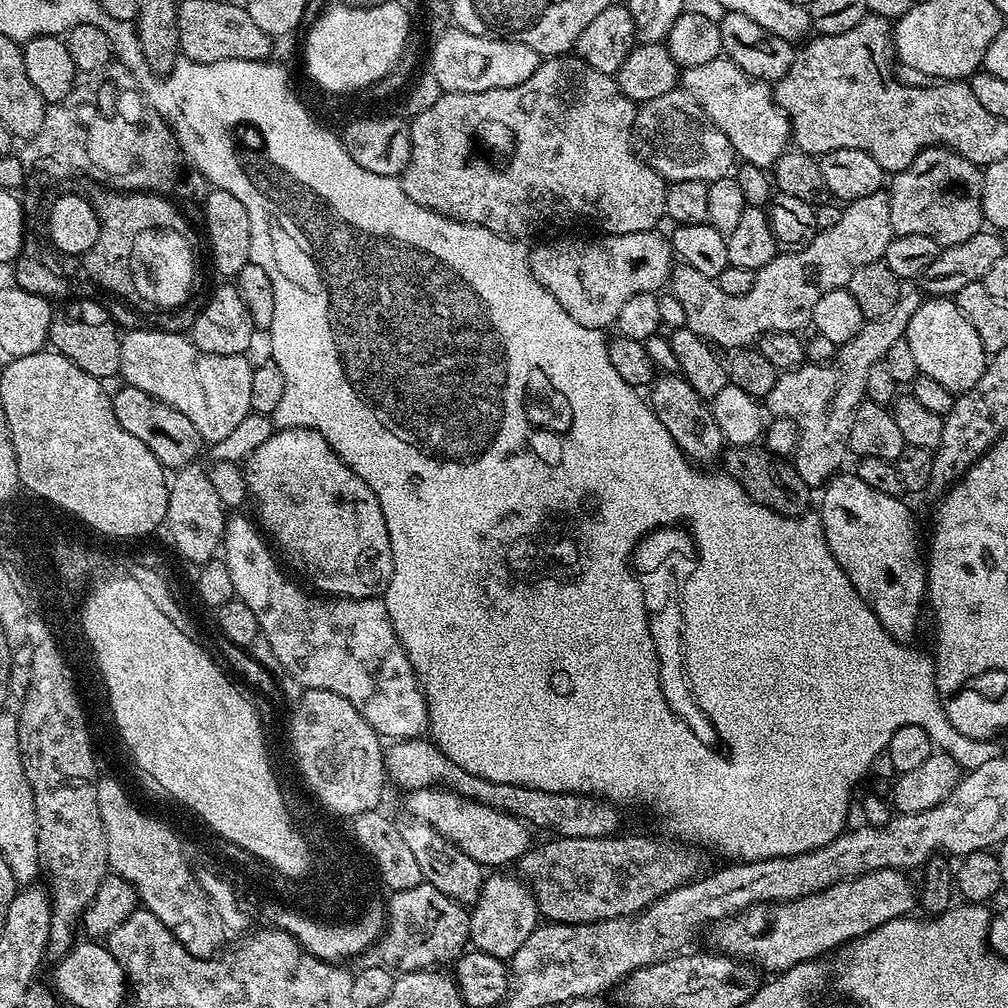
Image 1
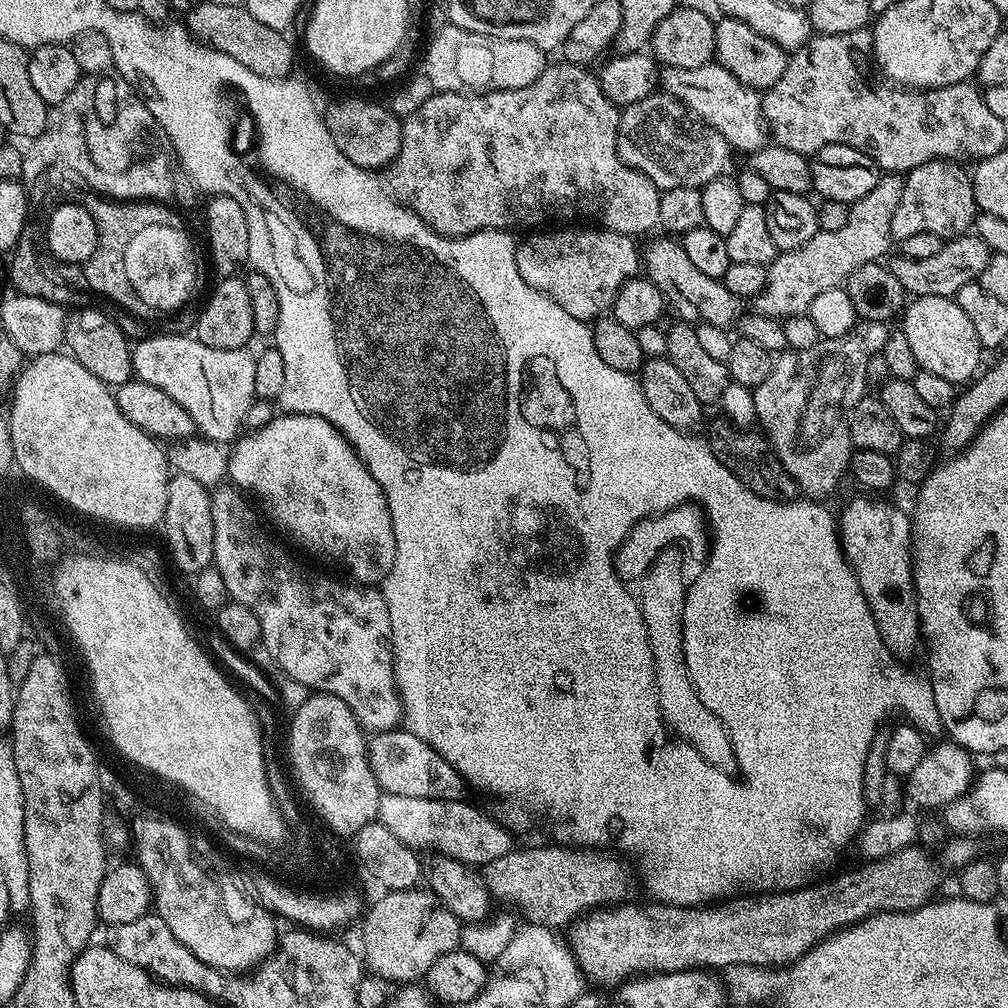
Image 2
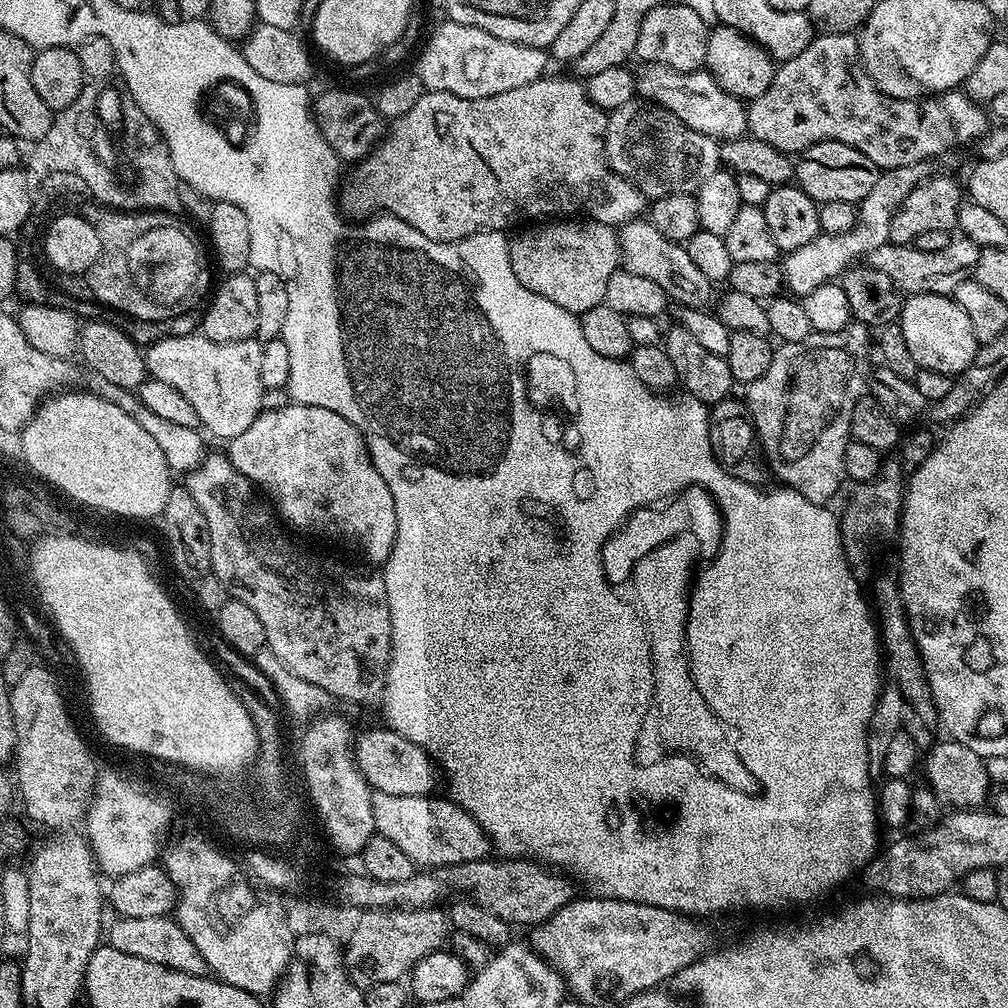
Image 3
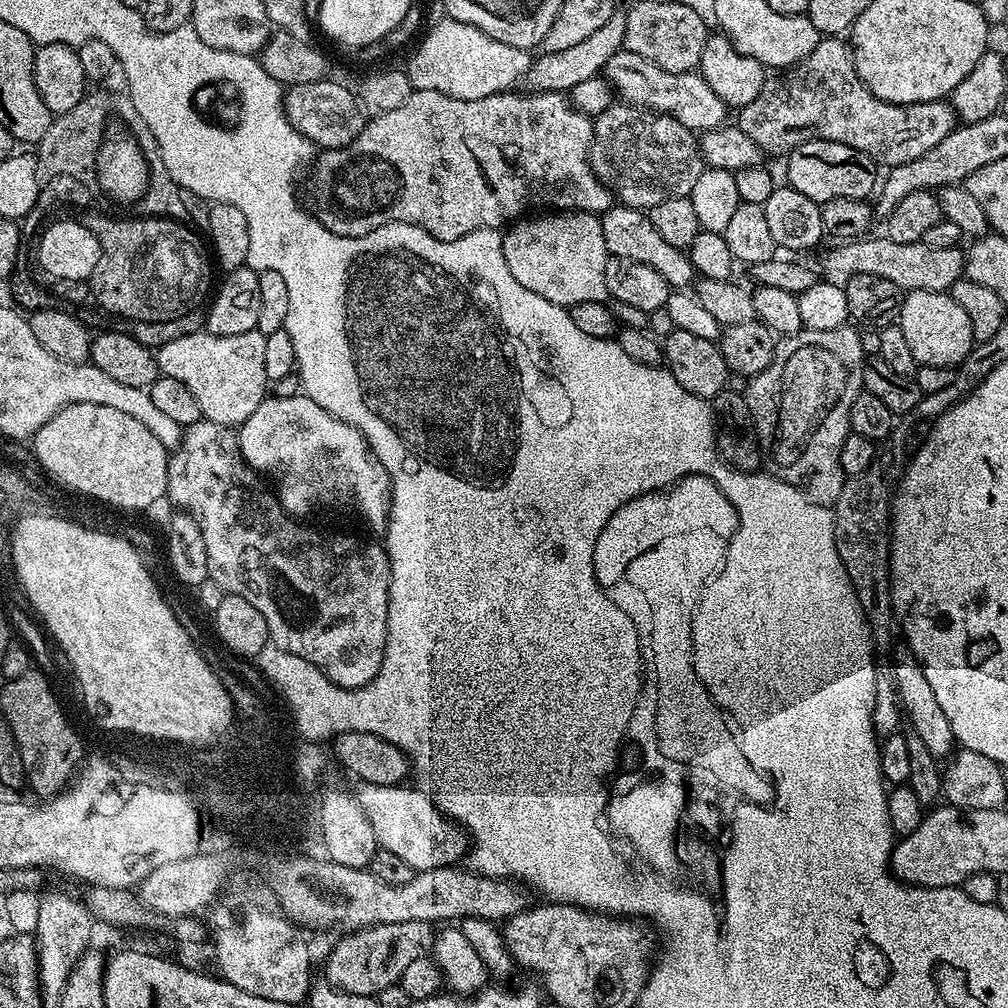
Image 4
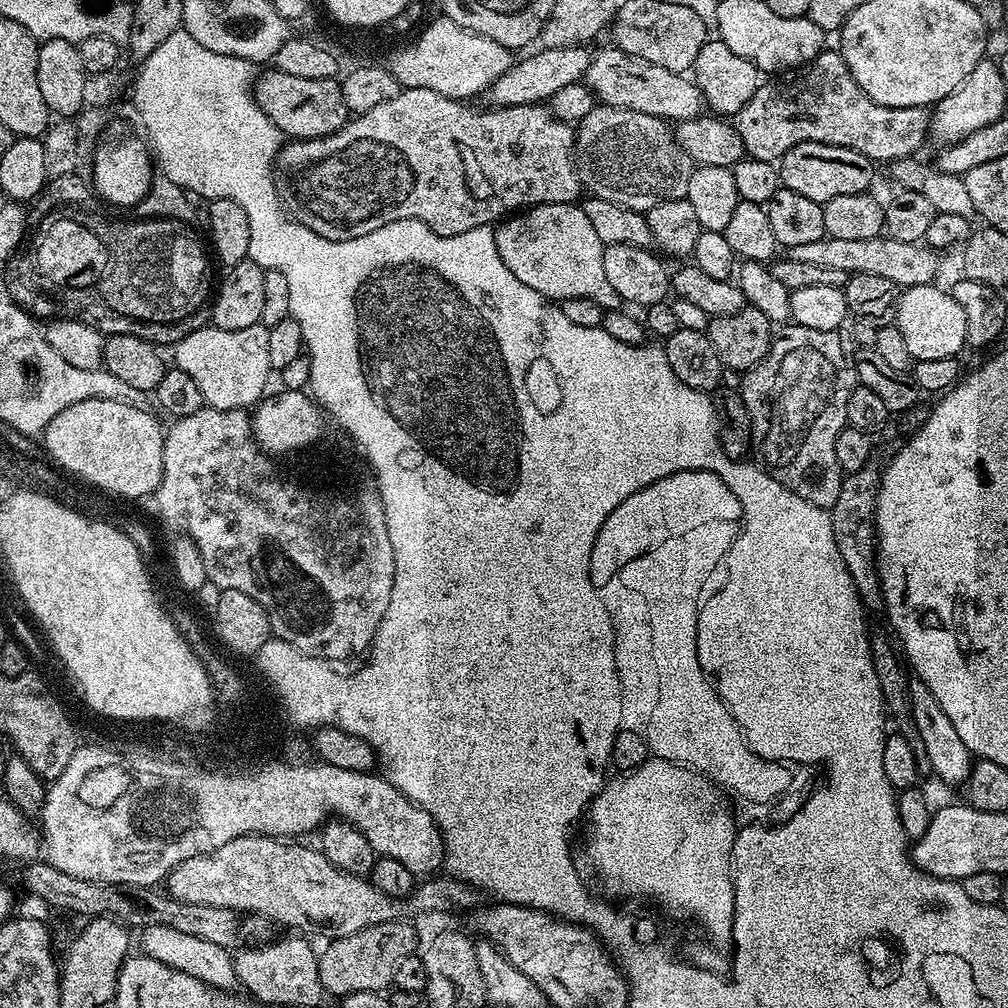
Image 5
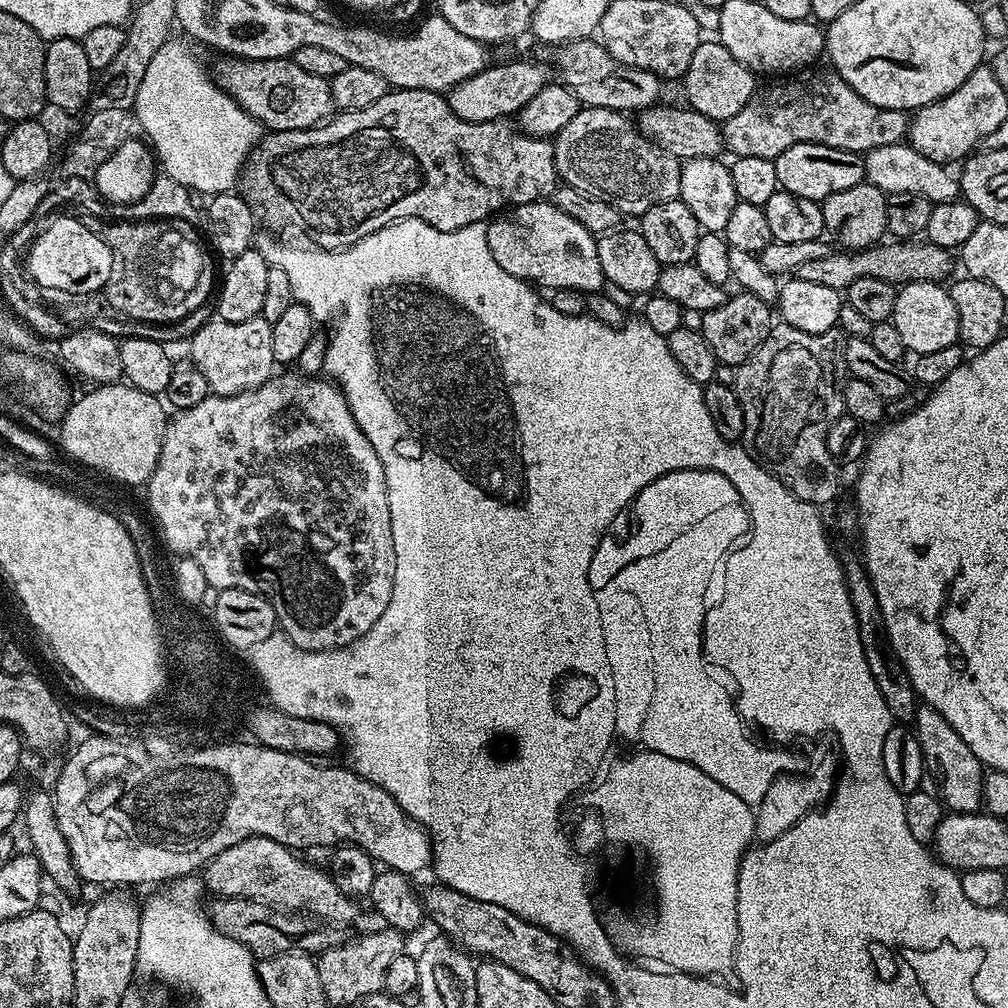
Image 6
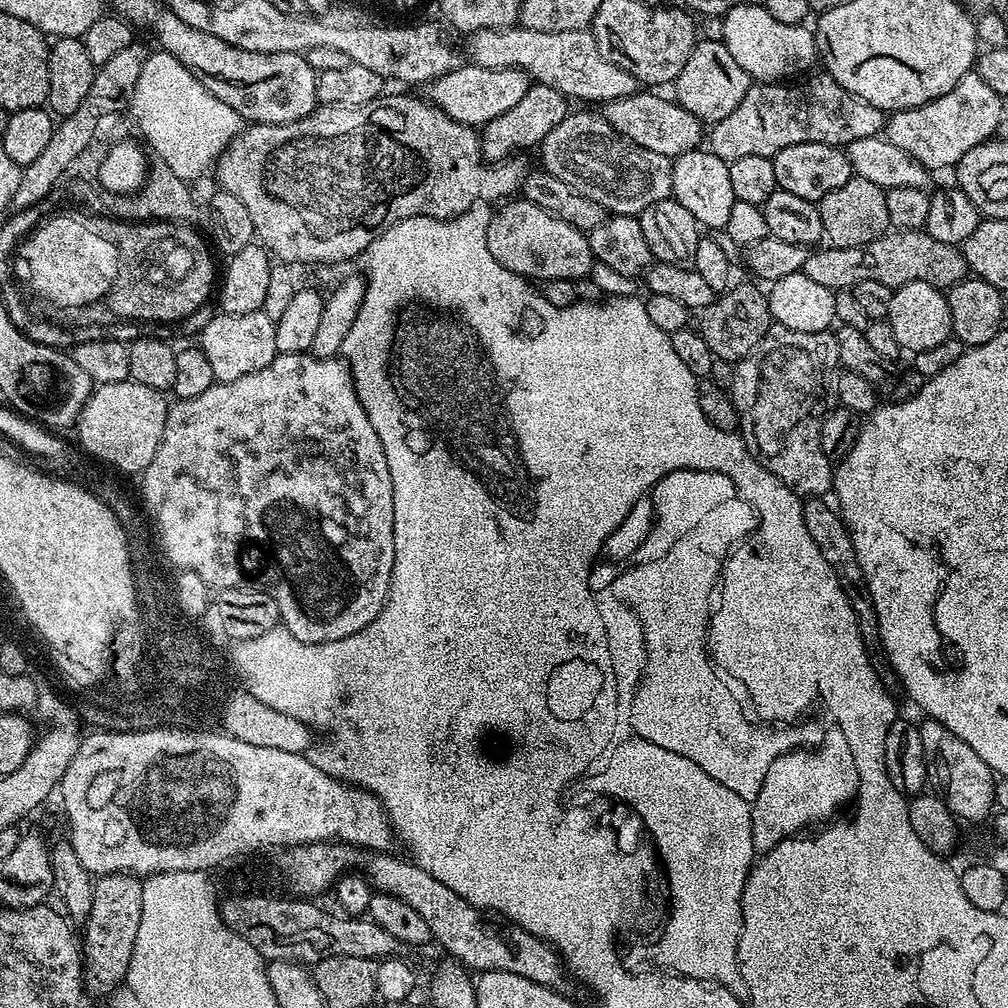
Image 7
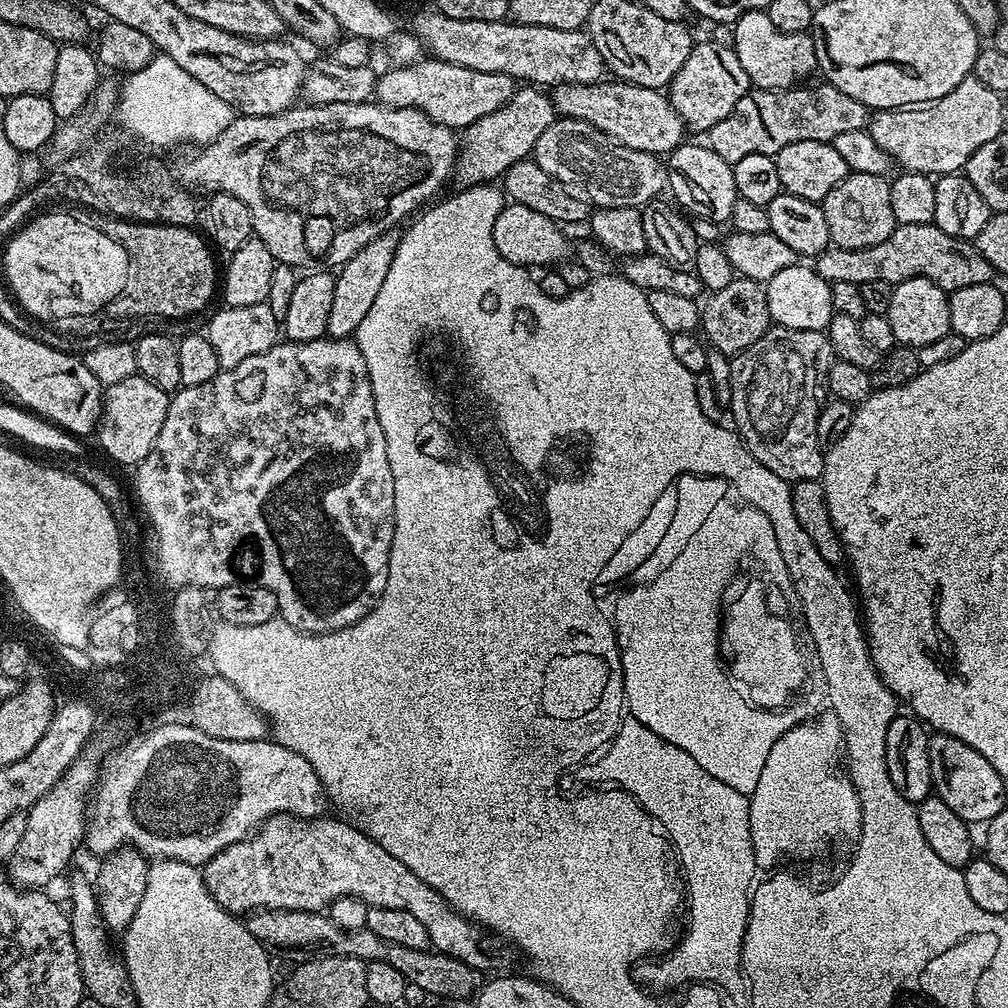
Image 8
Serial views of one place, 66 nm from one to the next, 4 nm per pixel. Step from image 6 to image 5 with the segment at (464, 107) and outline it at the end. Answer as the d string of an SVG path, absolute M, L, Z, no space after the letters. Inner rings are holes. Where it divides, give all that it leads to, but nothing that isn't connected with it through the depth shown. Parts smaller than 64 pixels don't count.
M583 45L574 47L546 48L541 47L540 52L528 56L524 61L514 62L502 78L495 80L488 87L486 93L489 105L505 108L506 106L526 106L551 101L558 90L565 86L579 83L588 69L591 60L591 51Z

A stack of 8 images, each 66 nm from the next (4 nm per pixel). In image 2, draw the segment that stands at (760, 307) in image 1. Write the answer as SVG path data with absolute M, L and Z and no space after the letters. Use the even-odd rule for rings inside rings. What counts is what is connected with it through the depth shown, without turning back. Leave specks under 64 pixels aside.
M881 175L878 186L874 186L866 198L857 200L849 207L846 226L829 232L816 232L806 246L779 253L768 268L766 286L754 298L755 311L773 318L803 317L818 294L841 287L848 275L864 263L874 263L884 258L882 256L887 254L888 247L894 244L890 222L902 198L903 185L903 175ZM664 239L668 240L656 240L648 249L646 247L643 249L642 268L647 279L653 280L658 290L662 290L671 311L681 321L693 326L709 324L712 328L728 328L732 324L733 327L742 312L741 301L737 300L734 294L730 294L730 290L726 290L723 279L710 278L710 274L702 274L702 270L692 265L683 243L676 241L675 244L672 241L675 239Z

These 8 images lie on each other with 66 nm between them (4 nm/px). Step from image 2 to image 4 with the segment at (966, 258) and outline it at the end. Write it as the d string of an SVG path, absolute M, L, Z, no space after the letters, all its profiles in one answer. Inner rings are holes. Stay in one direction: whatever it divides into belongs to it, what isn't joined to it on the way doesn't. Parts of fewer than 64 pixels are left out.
M873 234L865 235L863 238L857 238L855 240L846 240L837 243L835 246L837 248L832 248L824 256L824 272L822 268L822 276L825 281L831 282L833 284L845 285L847 280L851 278L852 275L858 274L874 274L875 277L886 278L887 281L895 284L896 287L903 290L905 293L913 292L914 290L930 290L931 292L948 292L951 289L953 282L964 276L964 257L965 253L961 251L959 247L955 248L939 248L938 246L926 246L925 244L907 244L906 242L894 242L888 239L887 235L880 234L880 236L872 236Z

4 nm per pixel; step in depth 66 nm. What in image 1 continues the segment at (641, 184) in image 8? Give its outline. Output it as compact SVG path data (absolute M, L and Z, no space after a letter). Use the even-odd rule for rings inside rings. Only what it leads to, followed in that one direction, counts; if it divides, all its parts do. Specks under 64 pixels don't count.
M679 86L674 90L670 90L666 94L661 94L659 98L650 98L650 102L646 102L645 104L641 104L637 107L634 144L640 155L644 157L644 161L647 162L665 182L698 182L699 180L711 182L729 175L729 173L733 171L734 165L738 160L736 151L730 146L730 138L726 138L726 134L722 130L718 130L718 126L714 126L714 122L710 122L710 118L702 110L702 106L698 106L698 102L694 102L694 98L690 94L686 94L683 88Z

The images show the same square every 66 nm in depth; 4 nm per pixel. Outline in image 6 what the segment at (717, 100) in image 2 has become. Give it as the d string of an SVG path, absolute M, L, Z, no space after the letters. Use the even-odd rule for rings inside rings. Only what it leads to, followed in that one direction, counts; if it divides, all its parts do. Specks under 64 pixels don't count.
M599 39L573 40L557 52L560 52L556 60L560 63L561 74L564 75L561 76L563 83L580 99L581 105L638 114L646 108L653 107L661 99L661 77L653 72L638 70L634 66L618 62L618 58L614 58L605 50Z

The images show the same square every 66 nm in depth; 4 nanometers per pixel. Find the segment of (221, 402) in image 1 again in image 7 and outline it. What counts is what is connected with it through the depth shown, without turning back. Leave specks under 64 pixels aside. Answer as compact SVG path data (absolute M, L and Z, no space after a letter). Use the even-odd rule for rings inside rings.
M264 311L254 314L226 314L220 312L213 320L209 319L198 333L198 347L203 350L207 361L210 362L210 370L214 372L217 382L225 384L234 382L234 378L242 378L254 370L260 370L278 355L274 334L276 333L276 321L266 318Z

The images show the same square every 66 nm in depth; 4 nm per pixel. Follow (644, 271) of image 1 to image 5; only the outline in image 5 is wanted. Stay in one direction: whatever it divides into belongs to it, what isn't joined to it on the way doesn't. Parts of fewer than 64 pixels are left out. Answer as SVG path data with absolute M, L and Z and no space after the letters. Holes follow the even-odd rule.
M577 203L558 204L534 204L530 208L523 209L495 225L496 245L498 246L498 258L506 262L506 270L518 278L530 290L538 290L546 299L559 302L566 298L588 297L598 302L605 311L623 308L621 296L610 286L603 269L603 257L605 245L595 233L594 226L590 223L581 205Z

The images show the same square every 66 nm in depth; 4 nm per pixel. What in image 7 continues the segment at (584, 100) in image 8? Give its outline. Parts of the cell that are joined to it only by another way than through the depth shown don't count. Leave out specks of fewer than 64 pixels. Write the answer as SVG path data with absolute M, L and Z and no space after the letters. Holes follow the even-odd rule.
M637 90L633 96L607 101L603 105L602 115L606 122L630 142L638 142L638 146L646 146L646 150L654 150L663 156L673 158L697 151L706 136L706 128L700 119L690 110L686 110L675 99L655 96L652 90Z

